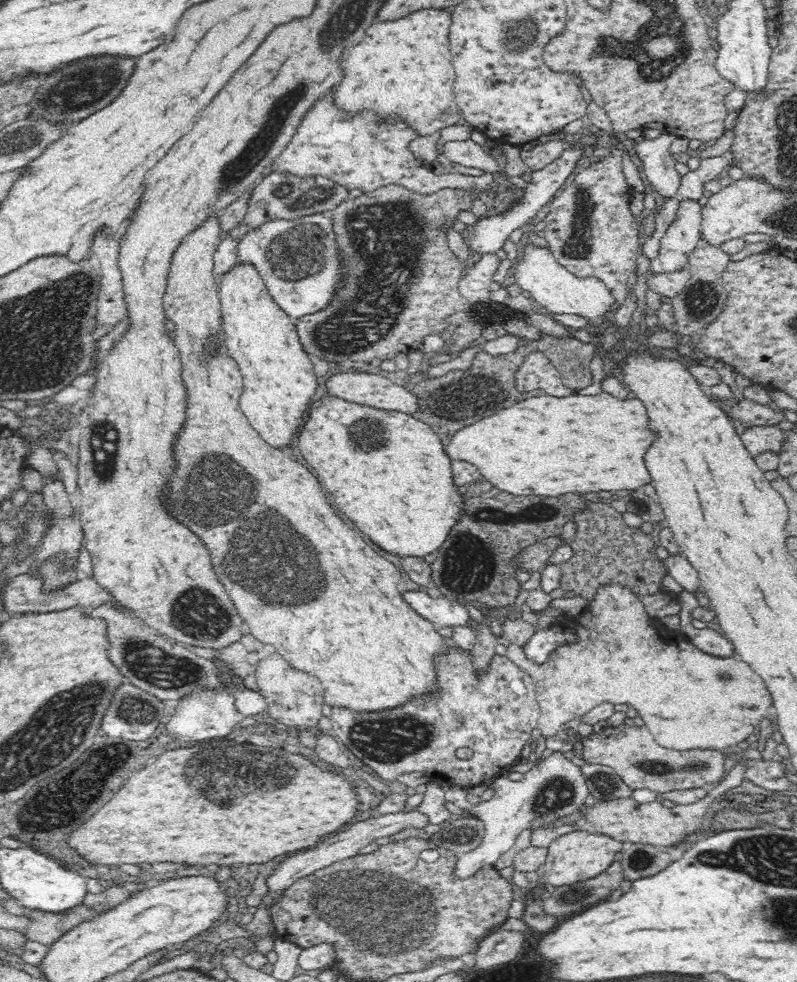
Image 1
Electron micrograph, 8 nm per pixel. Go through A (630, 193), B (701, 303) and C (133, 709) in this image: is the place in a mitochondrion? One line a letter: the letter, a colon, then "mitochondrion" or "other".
A: other
B: mitochondrion
C: mitochondrion

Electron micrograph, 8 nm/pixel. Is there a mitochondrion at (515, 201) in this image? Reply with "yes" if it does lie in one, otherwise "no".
no

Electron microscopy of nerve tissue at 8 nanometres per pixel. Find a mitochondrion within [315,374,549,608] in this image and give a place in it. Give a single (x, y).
(367, 438)

